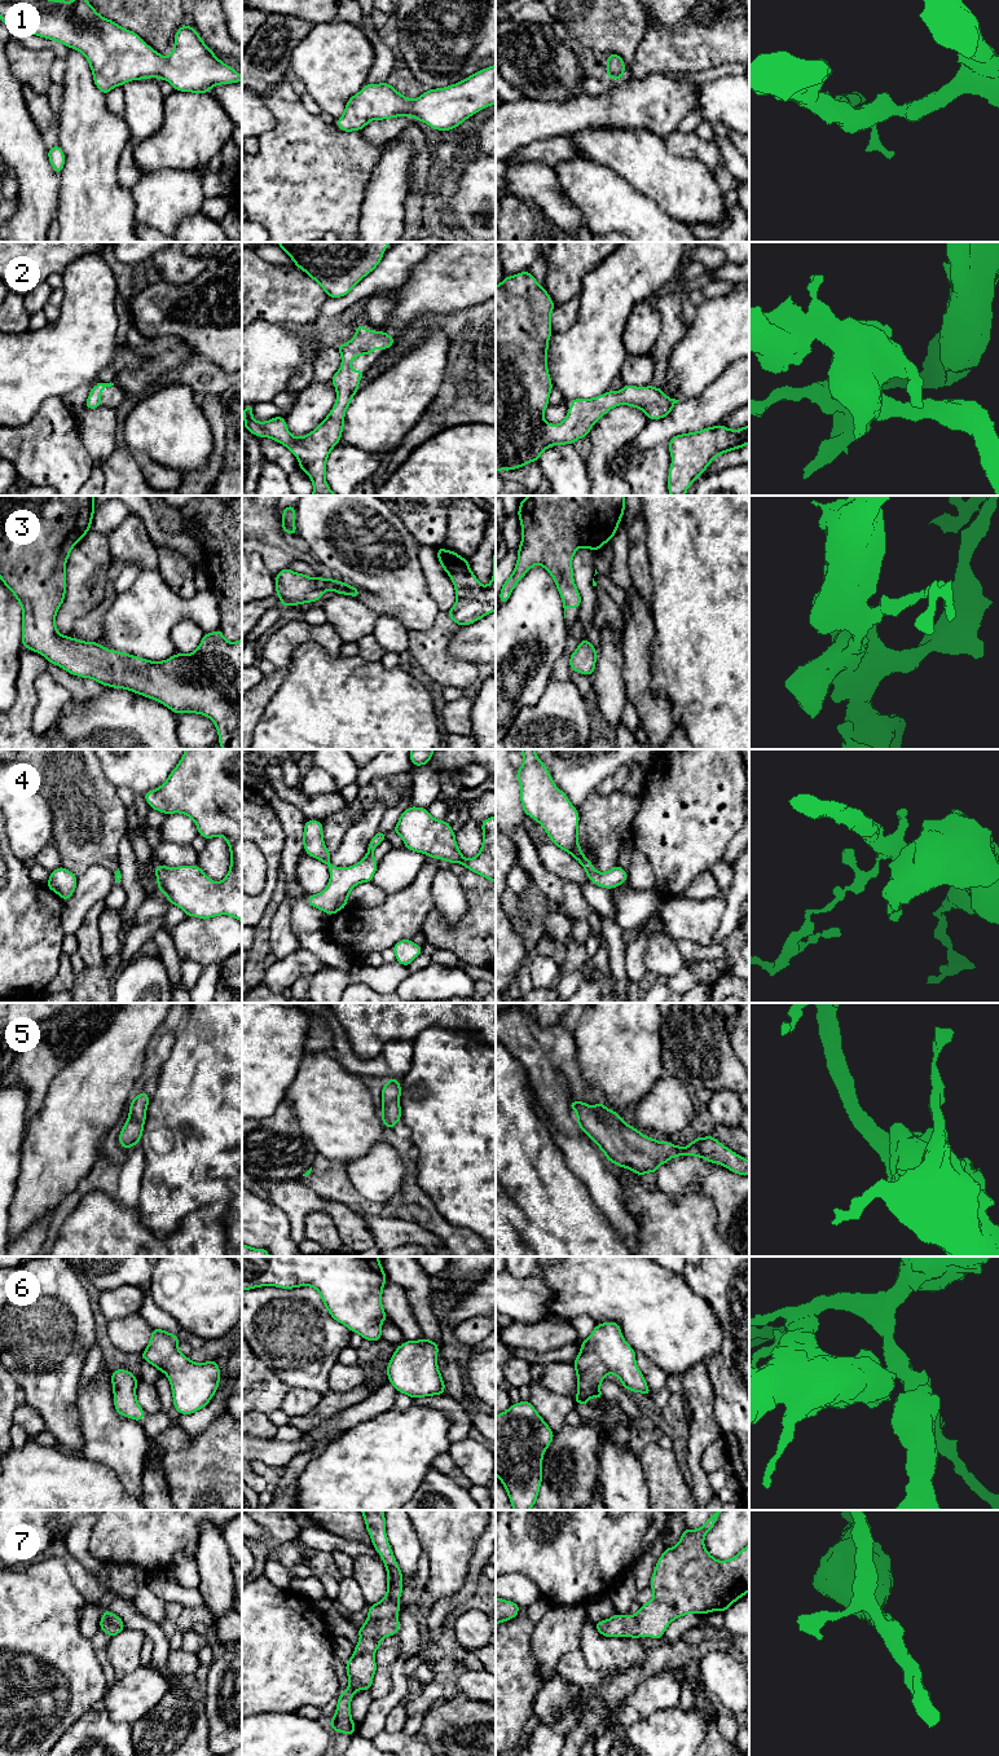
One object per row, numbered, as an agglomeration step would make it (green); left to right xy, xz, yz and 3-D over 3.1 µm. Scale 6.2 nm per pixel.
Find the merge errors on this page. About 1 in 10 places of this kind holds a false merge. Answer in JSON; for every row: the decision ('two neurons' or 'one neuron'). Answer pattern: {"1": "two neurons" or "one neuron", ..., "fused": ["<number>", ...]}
{"1": "one neuron", "2": "one neuron", "3": "one neuron", "4": "one neuron", "5": "one neuron", "6": "one neuron", "7": "one neuron", "fused": []}

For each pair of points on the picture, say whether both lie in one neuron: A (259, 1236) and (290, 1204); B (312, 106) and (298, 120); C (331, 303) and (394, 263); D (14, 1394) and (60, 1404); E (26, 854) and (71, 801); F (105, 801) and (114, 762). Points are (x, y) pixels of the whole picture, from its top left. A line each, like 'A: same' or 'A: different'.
A: different
B: different
C: same
D: different
E: different
F: different

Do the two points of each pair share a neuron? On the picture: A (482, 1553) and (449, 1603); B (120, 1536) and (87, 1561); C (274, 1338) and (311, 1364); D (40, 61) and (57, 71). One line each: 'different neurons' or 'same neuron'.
A: same neuron
B: different neurons
C: same neuron
D: different neurons

